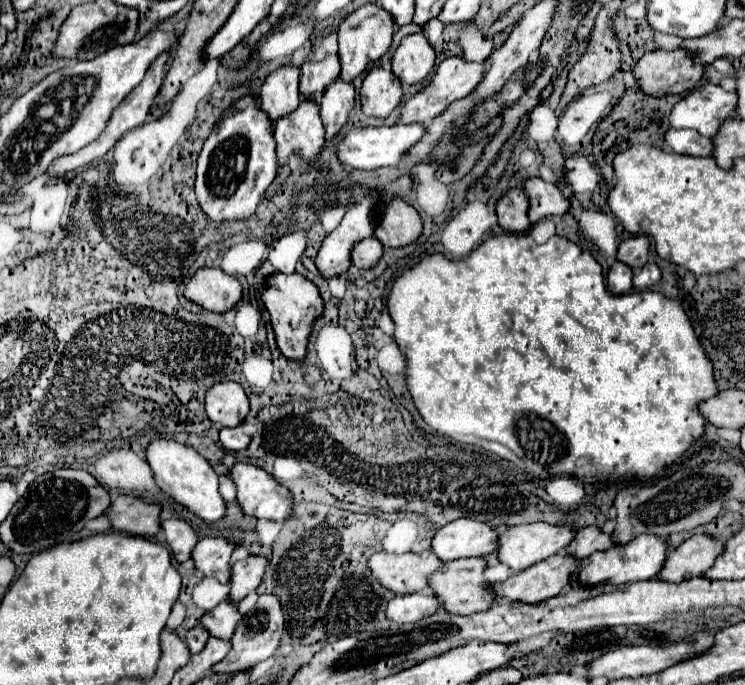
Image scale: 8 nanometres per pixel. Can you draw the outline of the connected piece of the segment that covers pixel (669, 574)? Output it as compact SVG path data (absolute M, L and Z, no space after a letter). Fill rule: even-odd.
M692 535L680 547L670 551L660 571L660 579L680 583L680 579L700 577L714 565L714 561L718 559L718 555L724 553L724 549L724 543L718 541L714 535Z

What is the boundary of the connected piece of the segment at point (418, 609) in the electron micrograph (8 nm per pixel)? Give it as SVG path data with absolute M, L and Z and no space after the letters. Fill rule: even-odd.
M434 593L396 595L392 603L388 603L386 615L396 623L416 623L428 615L434 615L440 607L440 599Z

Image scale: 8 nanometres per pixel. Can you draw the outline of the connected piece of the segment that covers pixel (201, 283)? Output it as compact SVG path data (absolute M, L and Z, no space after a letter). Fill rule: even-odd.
M202 267L192 275L184 289L184 297L208 311L224 313L240 301L242 285L234 275L218 267Z

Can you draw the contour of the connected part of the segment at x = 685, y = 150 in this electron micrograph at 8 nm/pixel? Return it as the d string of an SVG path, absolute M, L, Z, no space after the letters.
M668 129L664 133L664 147L694 157L708 157L712 153L712 141L692 129Z

